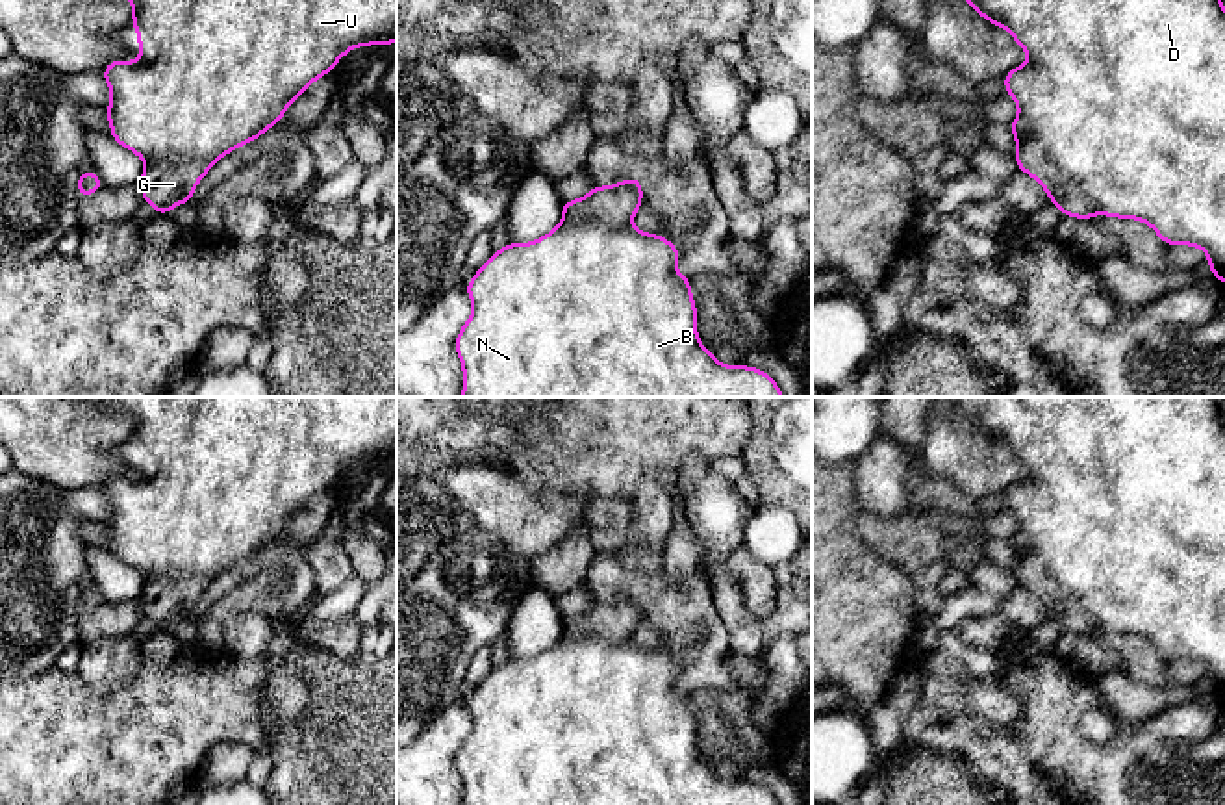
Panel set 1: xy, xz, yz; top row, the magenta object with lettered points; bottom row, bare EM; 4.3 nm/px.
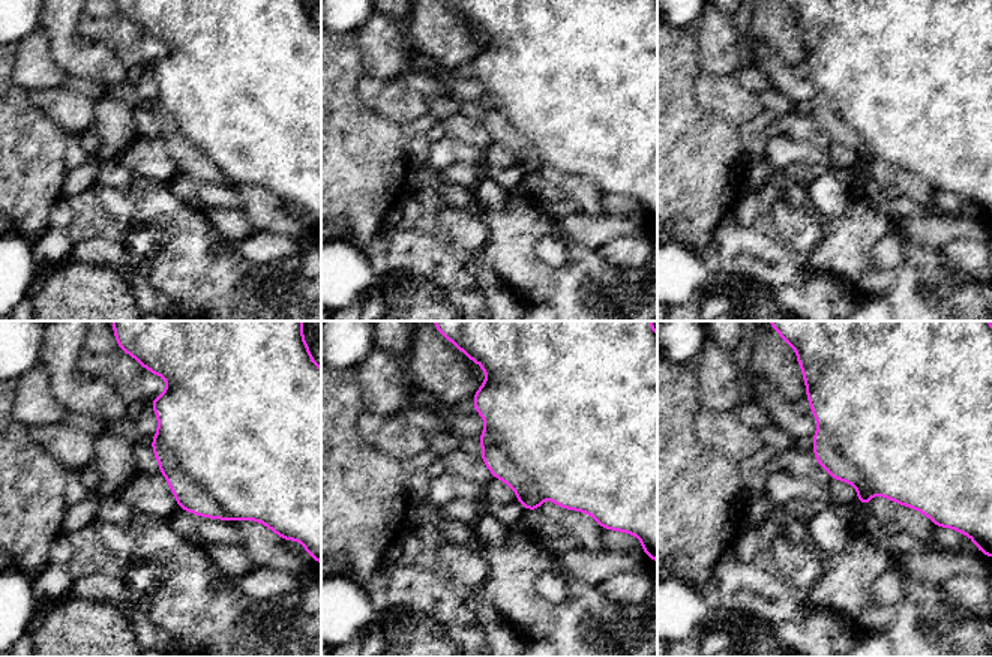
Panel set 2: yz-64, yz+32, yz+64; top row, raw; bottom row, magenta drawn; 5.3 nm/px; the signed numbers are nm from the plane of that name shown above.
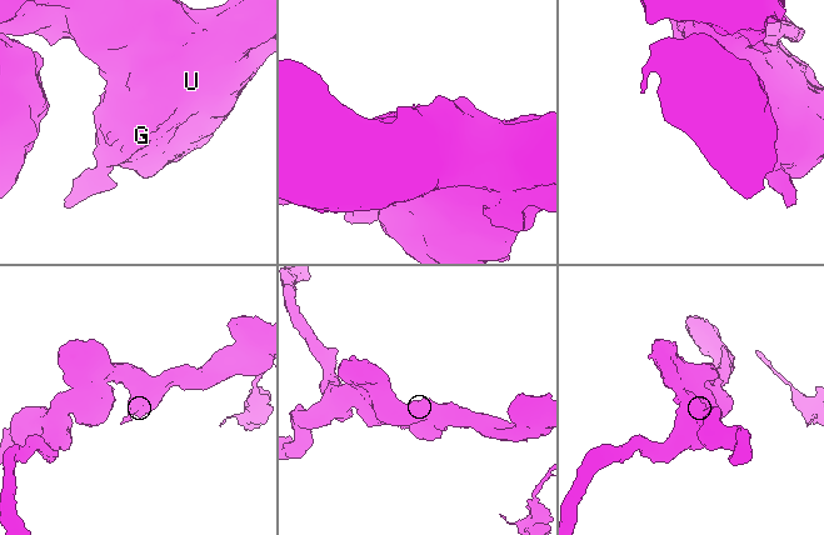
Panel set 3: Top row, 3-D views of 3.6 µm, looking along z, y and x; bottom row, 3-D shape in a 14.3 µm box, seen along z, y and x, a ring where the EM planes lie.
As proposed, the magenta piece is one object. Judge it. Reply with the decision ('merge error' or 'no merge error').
merge error

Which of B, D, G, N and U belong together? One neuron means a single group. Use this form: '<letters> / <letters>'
B D N U / G

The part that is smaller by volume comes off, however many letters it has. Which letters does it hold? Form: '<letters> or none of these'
G

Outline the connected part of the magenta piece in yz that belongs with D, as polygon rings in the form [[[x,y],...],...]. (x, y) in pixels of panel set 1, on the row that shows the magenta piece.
[[[966,0],[988,22],[1008,30],[1014,43],[1029,54],[1025,65],[1014,67],[1003,78],[1006,95],[1010,95],[1027,121],[1029,128],[1040,139],[1049,158],[1069,174],[1082,191],[1090,197],[1095,210],[1105,217],[1138,219],[1147,223],[1162,239],[1164,245],[1192,245],[1199,247],[1208,256],[1210,275],[1225,284],[1225,11],[1221,0]]]

